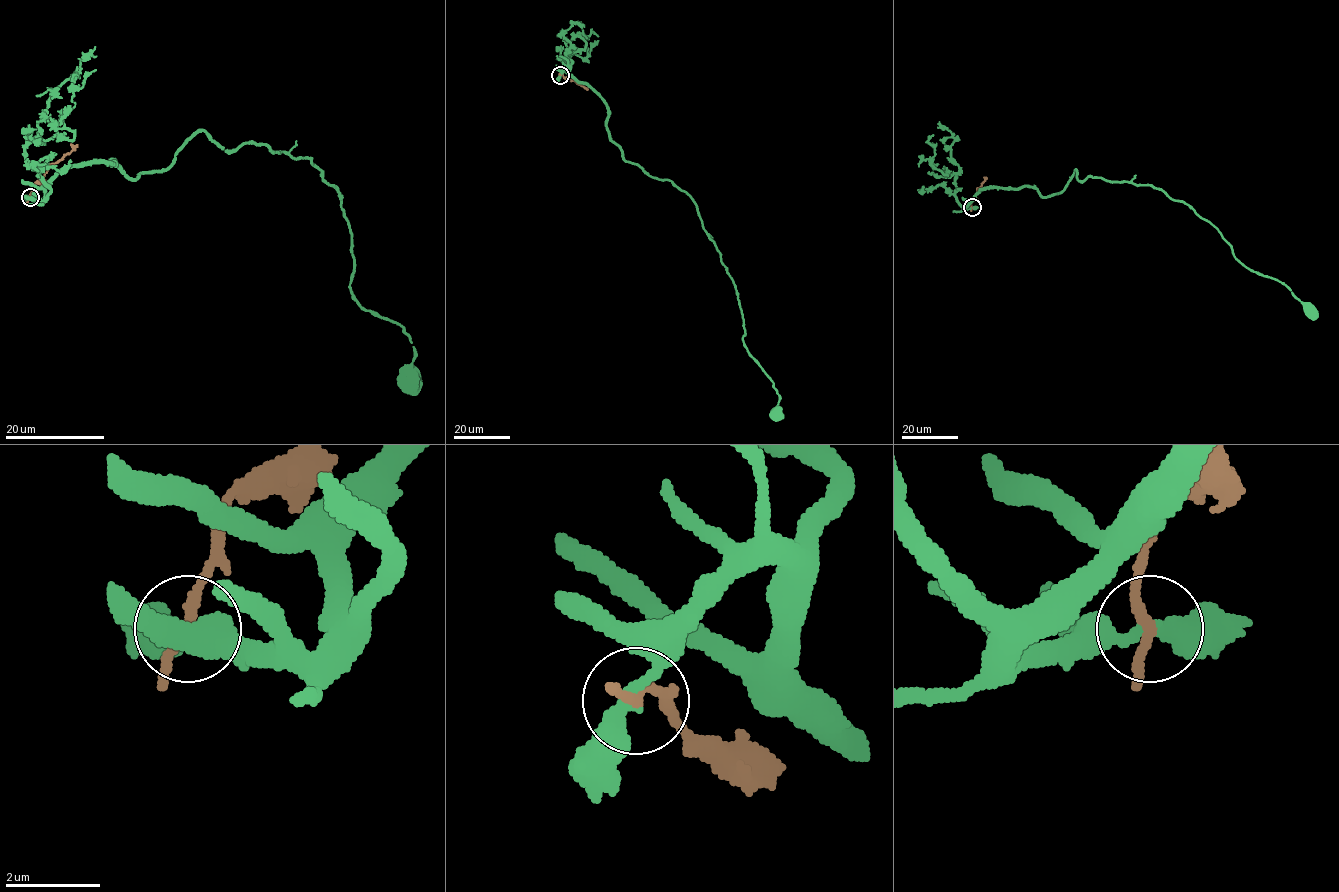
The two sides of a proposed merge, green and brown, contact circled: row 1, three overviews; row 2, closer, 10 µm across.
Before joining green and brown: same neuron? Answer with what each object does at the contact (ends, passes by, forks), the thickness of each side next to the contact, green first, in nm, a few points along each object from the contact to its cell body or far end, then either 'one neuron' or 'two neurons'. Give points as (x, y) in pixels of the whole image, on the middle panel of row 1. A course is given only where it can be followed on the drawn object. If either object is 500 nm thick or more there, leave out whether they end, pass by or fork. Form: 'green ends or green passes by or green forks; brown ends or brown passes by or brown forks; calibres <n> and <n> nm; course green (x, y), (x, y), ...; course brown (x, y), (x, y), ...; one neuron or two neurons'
green passes by; brown passes by; calibres 340 and 200 nm; course green (561, 75), (568, 66), (601, 98), (626, 161), (694, 203), (776, 414); course brown (561, 75), (587, 90); two neurons

